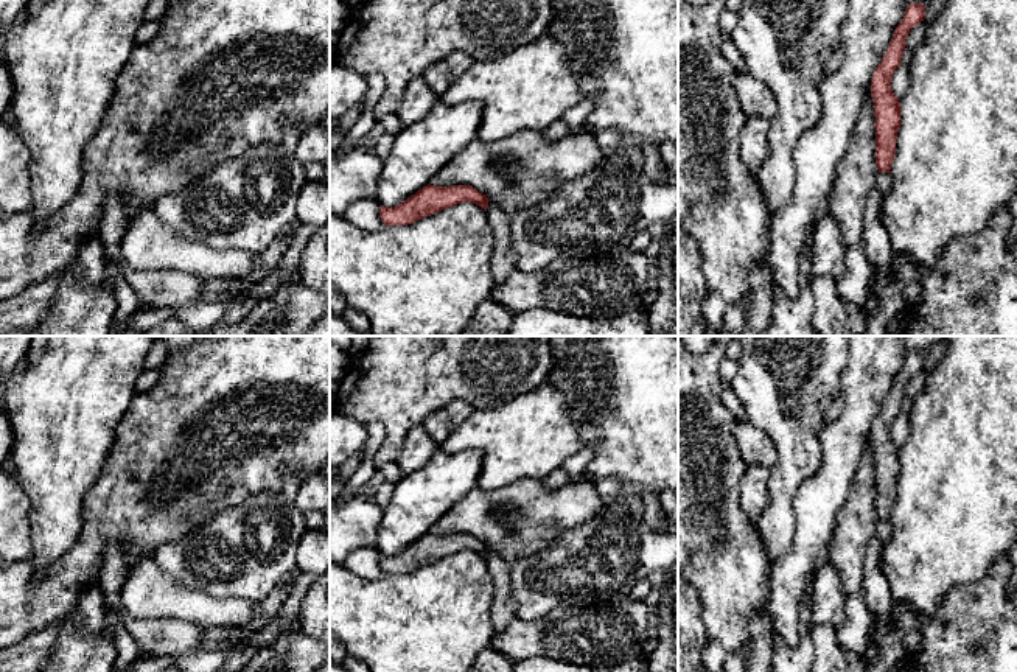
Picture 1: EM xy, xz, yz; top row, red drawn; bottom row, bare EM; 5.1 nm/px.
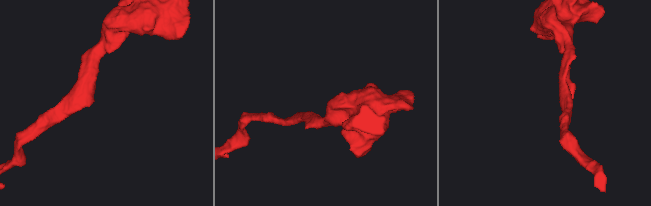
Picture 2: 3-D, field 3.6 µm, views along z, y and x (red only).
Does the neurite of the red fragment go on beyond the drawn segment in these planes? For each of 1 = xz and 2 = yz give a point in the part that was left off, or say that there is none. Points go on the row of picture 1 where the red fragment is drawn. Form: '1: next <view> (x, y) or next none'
1: next none
2: next none

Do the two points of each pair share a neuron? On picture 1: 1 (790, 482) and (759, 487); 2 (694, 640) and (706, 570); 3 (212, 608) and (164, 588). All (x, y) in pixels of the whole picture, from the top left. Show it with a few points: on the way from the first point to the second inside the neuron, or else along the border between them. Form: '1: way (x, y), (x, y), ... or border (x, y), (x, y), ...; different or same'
1: border (770, 470), (768, 504), (758, 521); different
2: border (694, 587), (700, 599), (700, 616), (709, 636); different
3: way (199, 607), (176, 601); same

